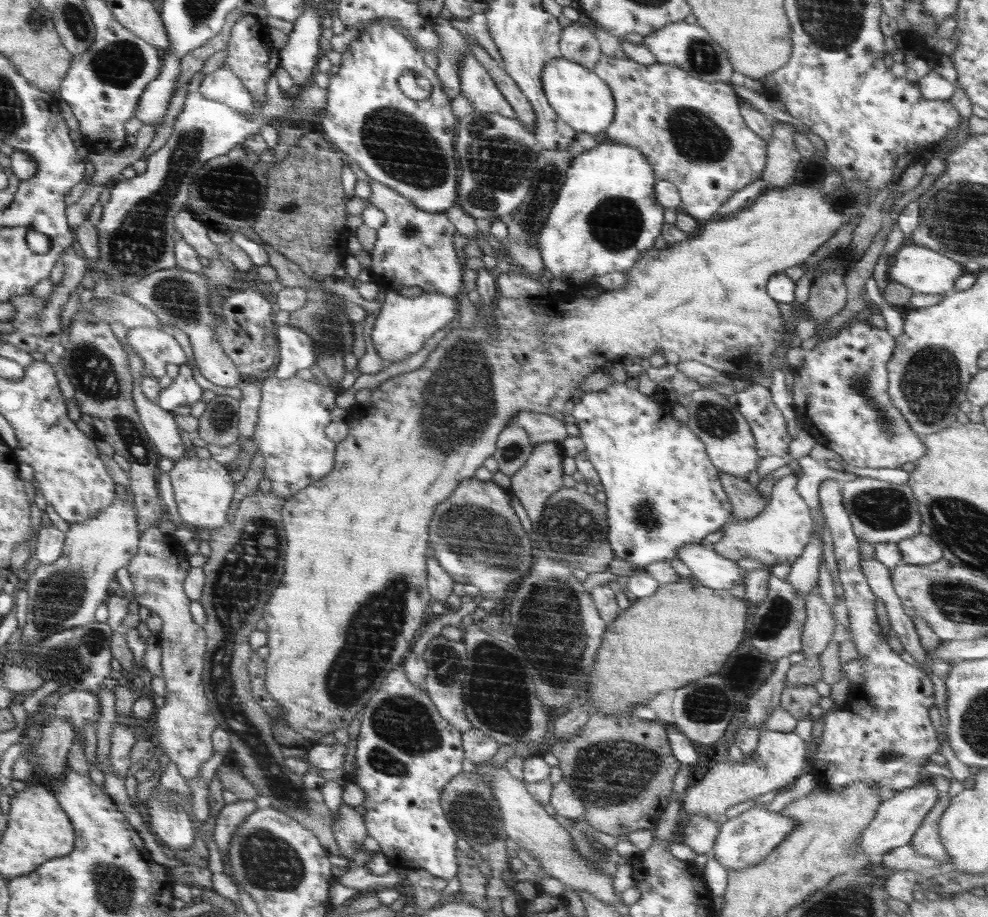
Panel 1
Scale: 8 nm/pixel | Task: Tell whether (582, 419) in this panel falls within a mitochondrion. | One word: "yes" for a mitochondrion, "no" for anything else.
no

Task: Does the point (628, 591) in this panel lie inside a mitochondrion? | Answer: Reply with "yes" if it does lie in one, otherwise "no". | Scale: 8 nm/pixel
no

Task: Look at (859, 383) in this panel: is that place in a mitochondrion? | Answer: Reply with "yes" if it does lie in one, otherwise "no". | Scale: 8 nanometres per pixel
yes

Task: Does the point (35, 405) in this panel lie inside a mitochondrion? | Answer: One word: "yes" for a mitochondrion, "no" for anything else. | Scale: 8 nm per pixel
no

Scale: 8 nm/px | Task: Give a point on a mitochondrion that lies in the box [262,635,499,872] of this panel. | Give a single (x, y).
(405, 728)

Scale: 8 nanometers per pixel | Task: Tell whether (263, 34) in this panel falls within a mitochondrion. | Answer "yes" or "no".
no

